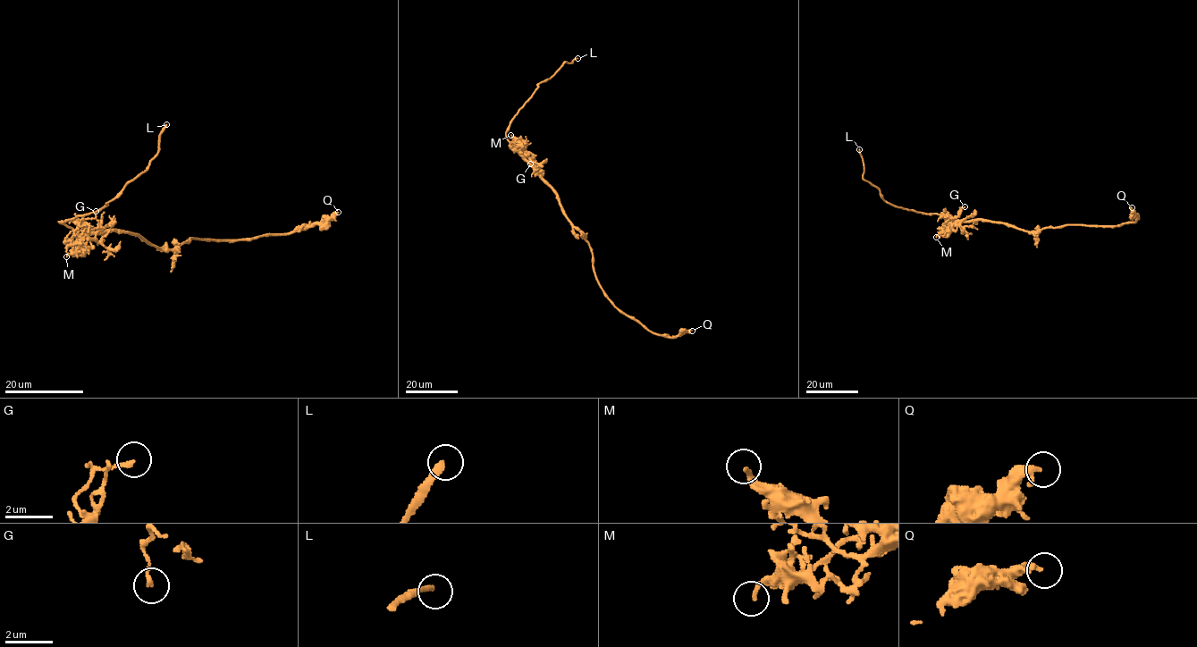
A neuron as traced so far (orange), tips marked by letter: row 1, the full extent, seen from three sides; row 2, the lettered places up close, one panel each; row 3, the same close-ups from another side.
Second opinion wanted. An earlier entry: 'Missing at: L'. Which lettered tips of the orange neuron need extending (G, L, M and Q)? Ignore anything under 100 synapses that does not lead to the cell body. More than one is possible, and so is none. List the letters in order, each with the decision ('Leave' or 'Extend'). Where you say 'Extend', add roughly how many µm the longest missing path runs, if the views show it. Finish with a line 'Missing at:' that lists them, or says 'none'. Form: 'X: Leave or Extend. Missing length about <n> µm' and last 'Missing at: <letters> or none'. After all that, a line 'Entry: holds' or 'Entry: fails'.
G: Leave
L: Extend. Missing length about 15 µm
M: Leave
Q: Leave
Missing at: L
Entry: holds

